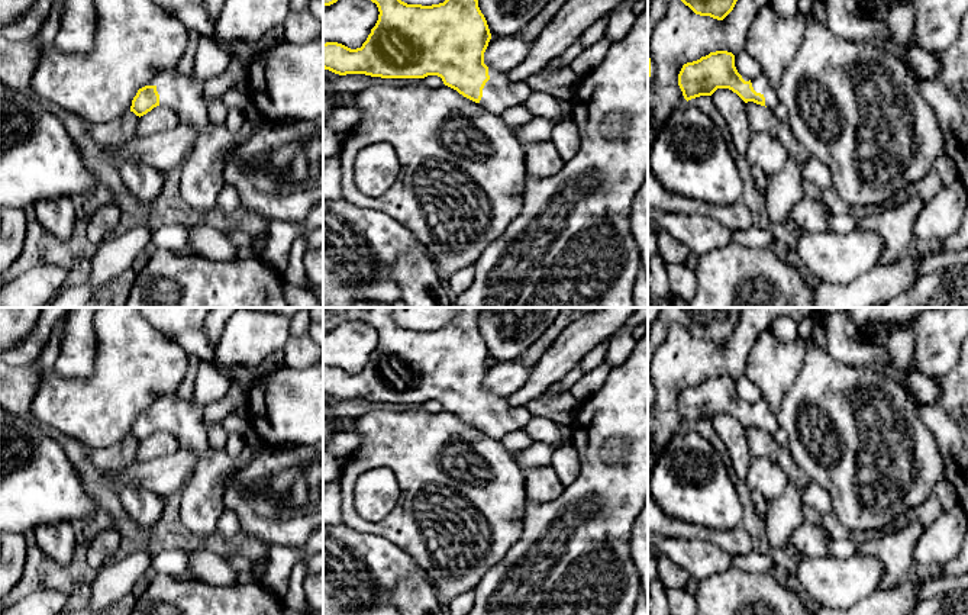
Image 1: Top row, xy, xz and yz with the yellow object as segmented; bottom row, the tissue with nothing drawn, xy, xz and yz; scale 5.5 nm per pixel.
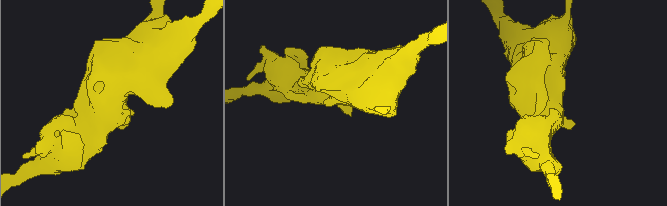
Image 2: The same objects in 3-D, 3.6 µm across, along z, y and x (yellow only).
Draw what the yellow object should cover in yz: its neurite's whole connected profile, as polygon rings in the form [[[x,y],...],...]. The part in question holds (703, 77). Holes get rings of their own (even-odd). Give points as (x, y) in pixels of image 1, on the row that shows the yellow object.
[[[727,51],[710,52],[697,61],[683,65],[678,86],[688,102],[700,96],[712,96],[717,88],[729,88],[745,103],[754,102],[771,110],[778,104],[775,90],[764,75],[745,81],[735,67],[735,55]]]

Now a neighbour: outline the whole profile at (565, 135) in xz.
[[[572,120],[555,123],[551,141],[564,161],[569,161],[581,148],[581,133]]]

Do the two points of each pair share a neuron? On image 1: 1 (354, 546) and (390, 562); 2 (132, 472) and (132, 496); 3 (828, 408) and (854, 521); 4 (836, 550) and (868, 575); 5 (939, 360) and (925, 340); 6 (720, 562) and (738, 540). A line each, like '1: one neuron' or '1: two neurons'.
1: one neuron
2: two neurons
3: one neuron
4: two neurons
5: one neuron
6: two neurons

